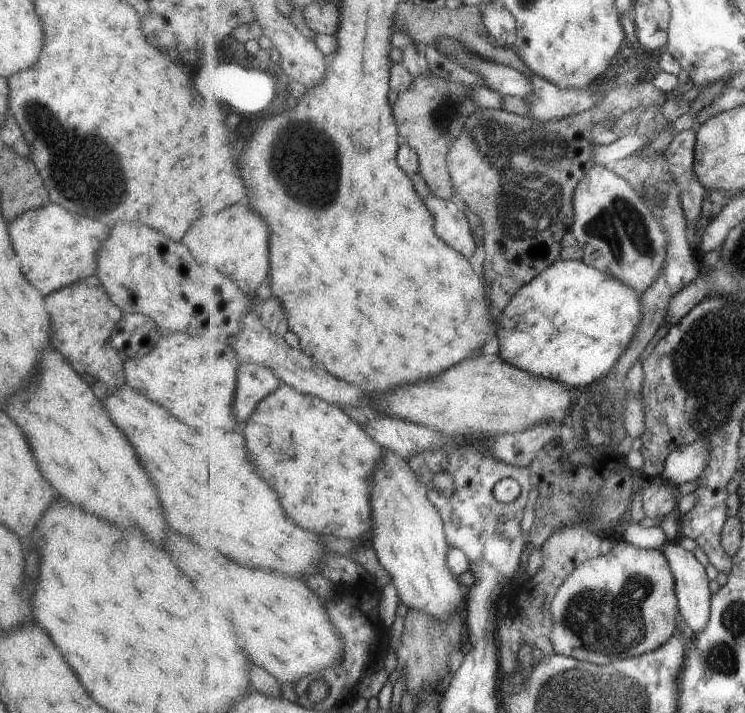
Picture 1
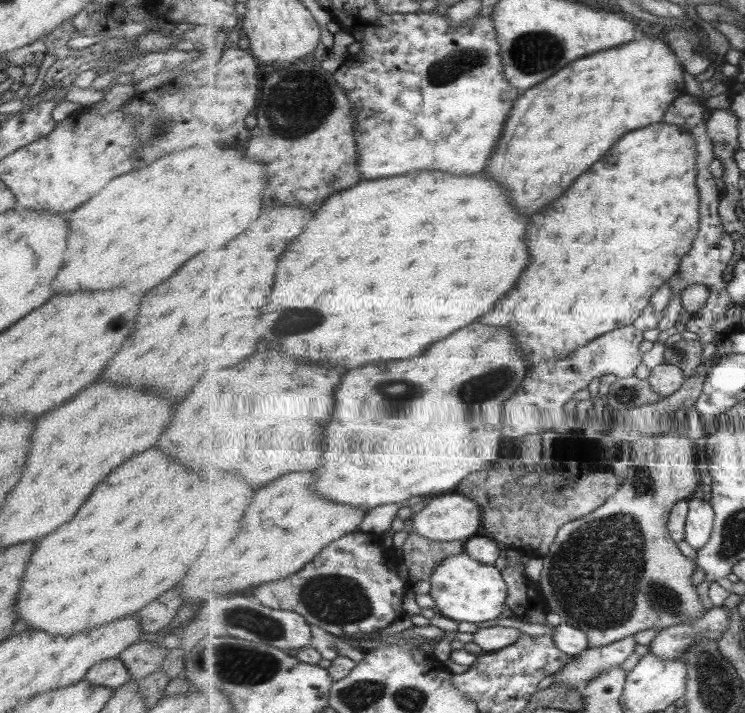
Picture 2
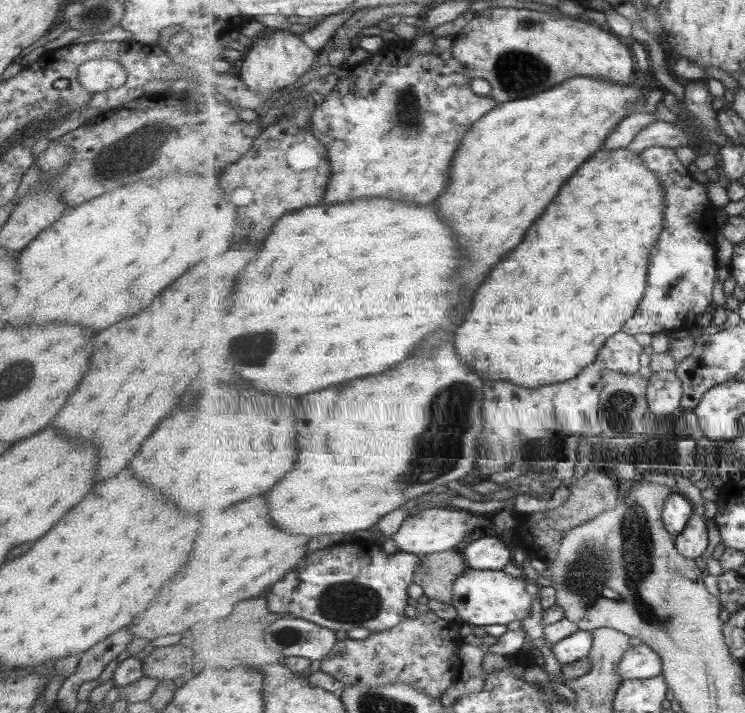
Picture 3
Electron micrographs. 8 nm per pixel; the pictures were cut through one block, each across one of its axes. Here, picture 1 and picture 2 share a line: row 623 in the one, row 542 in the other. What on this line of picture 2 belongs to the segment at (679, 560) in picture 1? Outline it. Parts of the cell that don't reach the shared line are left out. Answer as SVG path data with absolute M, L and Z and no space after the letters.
M696 497L689 499L689 506L686 542L697 551L711 540L716 510L711 502Z

